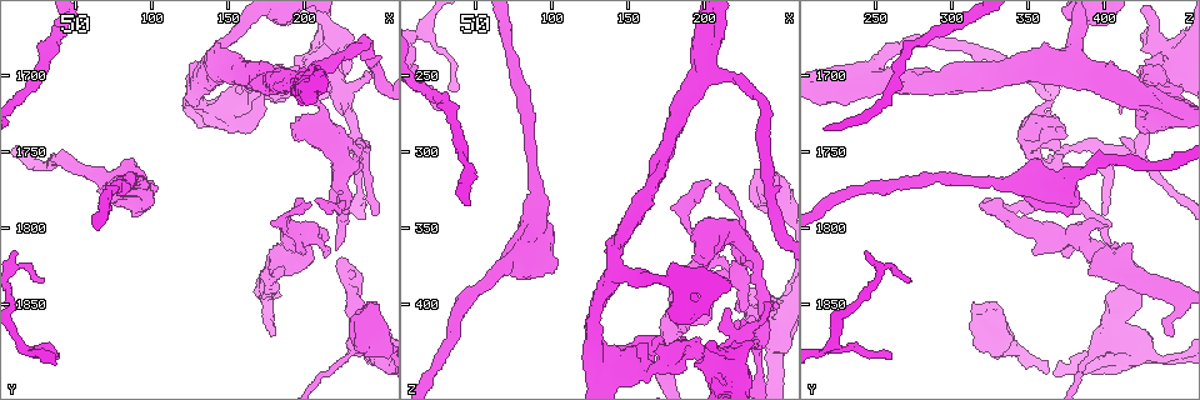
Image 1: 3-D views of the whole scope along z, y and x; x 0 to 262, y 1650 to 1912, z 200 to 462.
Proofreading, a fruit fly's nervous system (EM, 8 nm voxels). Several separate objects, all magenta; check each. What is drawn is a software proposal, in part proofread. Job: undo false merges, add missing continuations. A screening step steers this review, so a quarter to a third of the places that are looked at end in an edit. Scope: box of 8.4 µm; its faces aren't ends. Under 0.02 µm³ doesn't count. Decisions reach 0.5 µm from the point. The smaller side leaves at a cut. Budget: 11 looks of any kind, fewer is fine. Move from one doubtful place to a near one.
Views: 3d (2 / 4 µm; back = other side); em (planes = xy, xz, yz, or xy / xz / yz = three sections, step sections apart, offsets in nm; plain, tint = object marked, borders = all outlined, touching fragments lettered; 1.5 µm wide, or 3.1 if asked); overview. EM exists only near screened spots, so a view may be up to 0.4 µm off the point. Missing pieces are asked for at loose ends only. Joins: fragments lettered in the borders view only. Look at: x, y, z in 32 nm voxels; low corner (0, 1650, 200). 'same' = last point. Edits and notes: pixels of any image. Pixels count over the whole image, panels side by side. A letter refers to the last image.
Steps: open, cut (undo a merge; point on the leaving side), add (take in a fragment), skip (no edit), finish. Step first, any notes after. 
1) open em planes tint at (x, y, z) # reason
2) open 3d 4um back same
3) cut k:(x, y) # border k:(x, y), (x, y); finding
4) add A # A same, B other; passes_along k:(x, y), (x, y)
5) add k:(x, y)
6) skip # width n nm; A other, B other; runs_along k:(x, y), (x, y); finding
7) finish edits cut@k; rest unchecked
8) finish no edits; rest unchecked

open em planes borders at (38, 1886, 258) # free end

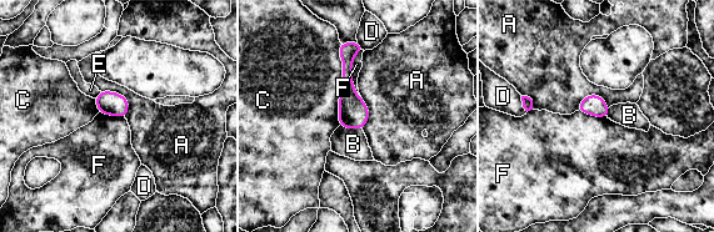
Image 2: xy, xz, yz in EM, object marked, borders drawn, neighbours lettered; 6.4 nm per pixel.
skip # A other, B other, C other, D other, E other, F other; runs_along 2:(354, 45), (348, 96), (360, 125); none of them fits

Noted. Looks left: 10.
open em planes plain at (28, 1834, 270) # free end

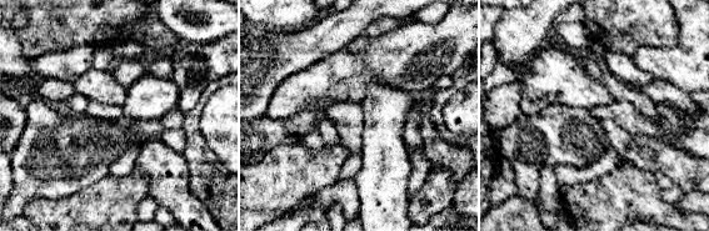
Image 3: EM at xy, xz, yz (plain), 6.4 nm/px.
open em planes tint same

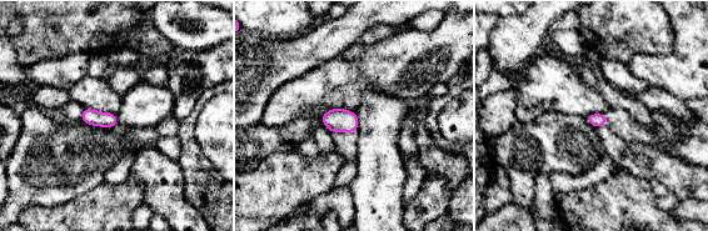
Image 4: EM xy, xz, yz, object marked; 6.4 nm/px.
open em planes borders same

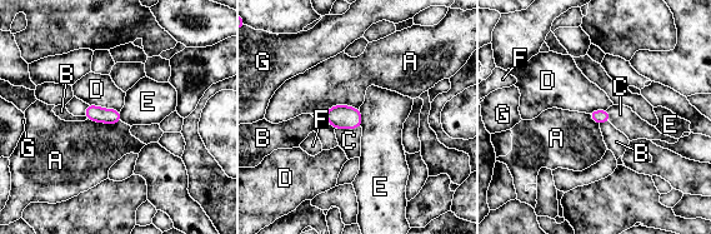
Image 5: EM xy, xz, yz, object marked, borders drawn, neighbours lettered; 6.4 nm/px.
add C # A other, B other, C same, D other, E other, F other, G other; passes_along 5:(340, 116), (348, 128), (349, 140); it goes on there

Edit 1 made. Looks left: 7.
open em planes plain at (244, 1792, 400) # branch stops here

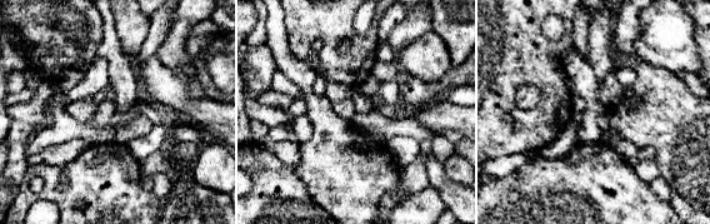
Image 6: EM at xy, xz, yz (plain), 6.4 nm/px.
open em planes borders same

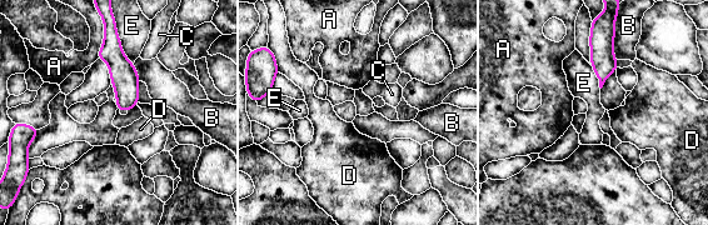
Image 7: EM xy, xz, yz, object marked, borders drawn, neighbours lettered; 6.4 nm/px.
skip # A other, B other, C other, D other, E other; border 7:(115, 28), (121, 50), (133, 64); none of them fits

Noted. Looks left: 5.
open 3d 2um at (228, 1882, 392) # thick turns thin

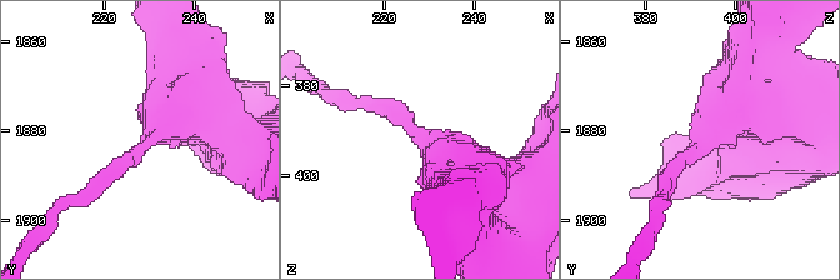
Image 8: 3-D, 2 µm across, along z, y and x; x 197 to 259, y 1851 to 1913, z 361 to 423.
open em xz step 8 tint at (229, 1884, 393)

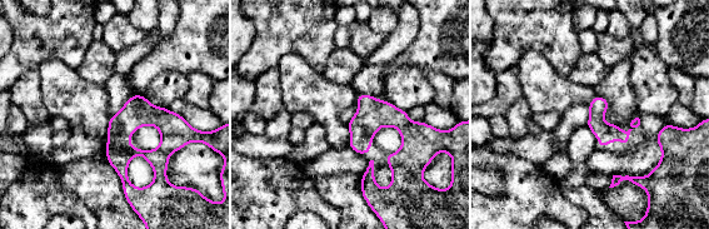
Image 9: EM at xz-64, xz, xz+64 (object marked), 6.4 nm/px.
open em planes borders same # cut it another way

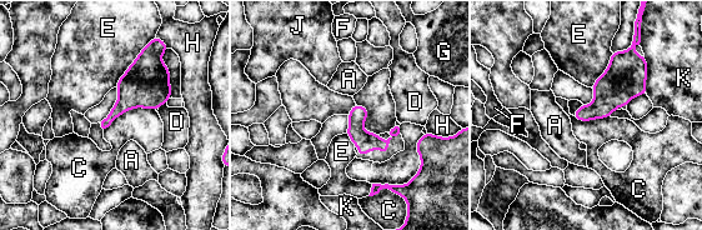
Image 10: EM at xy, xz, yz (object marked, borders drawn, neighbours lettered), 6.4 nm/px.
skip # width 110 nm; A other, C other, D other, E other, F other, G other, H other, J other, K other; border 10:(155, 110), (130, 108), (104, 129); one neuron here

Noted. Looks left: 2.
open em xy step 8 borders at (178, 1868, 444) # thin end

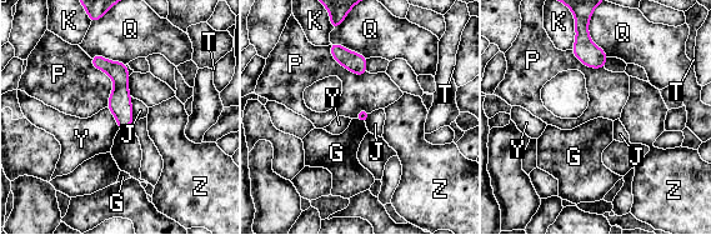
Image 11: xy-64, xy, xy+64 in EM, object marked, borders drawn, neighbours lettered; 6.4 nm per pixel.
open em planes borders same # another direction

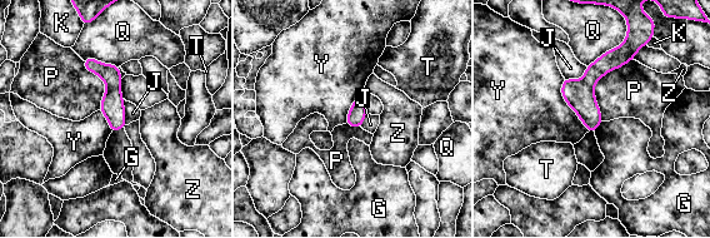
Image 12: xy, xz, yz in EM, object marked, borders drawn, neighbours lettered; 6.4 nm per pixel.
skip # longest_contact P 440 nm; G other, J other, K other, P other, Q other, T other, Y other, Z other; border 12:(563, 78), (561, 97), (589, 130); no lettered fragment goes on from it

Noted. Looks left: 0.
finish edits add@5; rest unchecked

